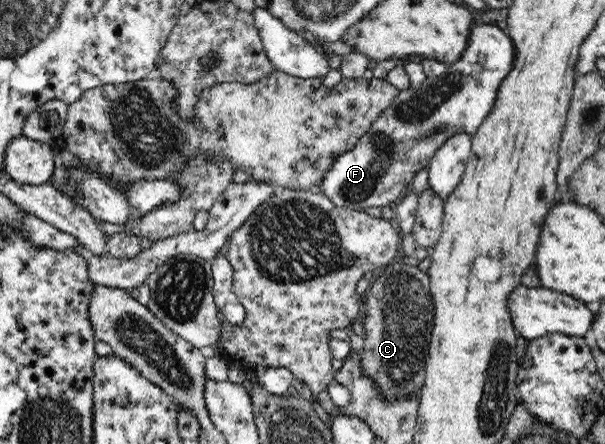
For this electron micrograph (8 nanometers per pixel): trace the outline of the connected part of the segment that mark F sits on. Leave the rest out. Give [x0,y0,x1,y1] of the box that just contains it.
[313,21,515,211]

